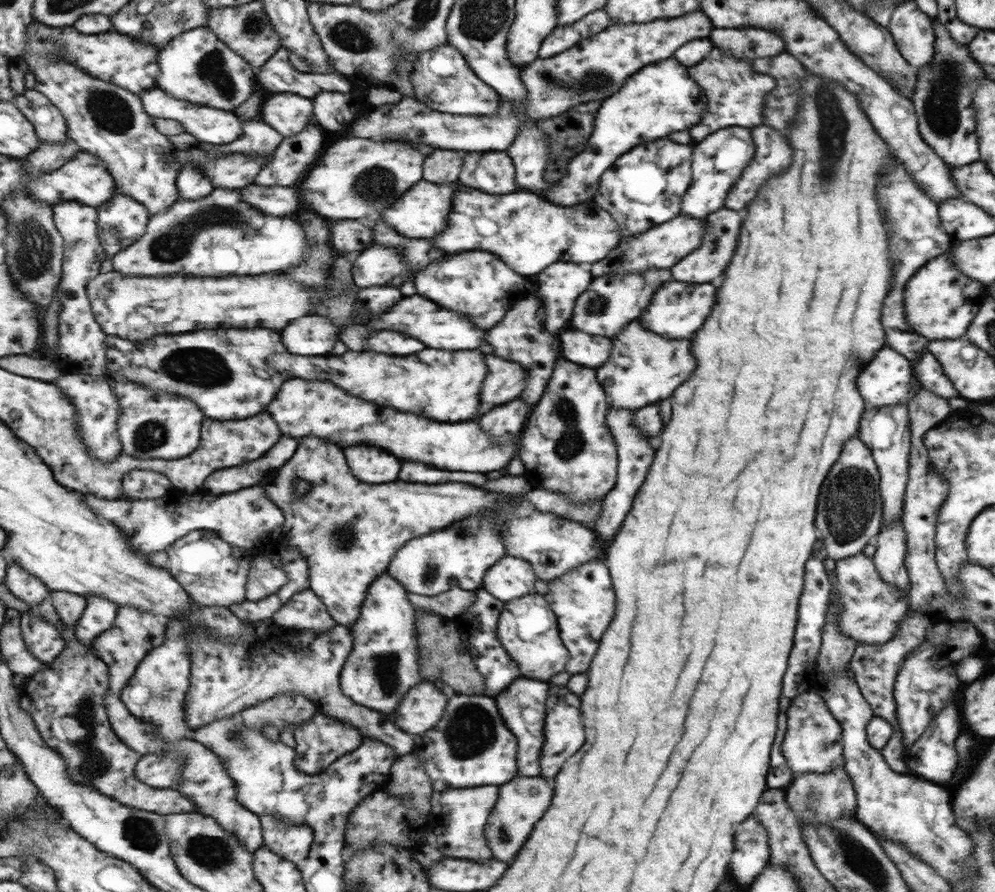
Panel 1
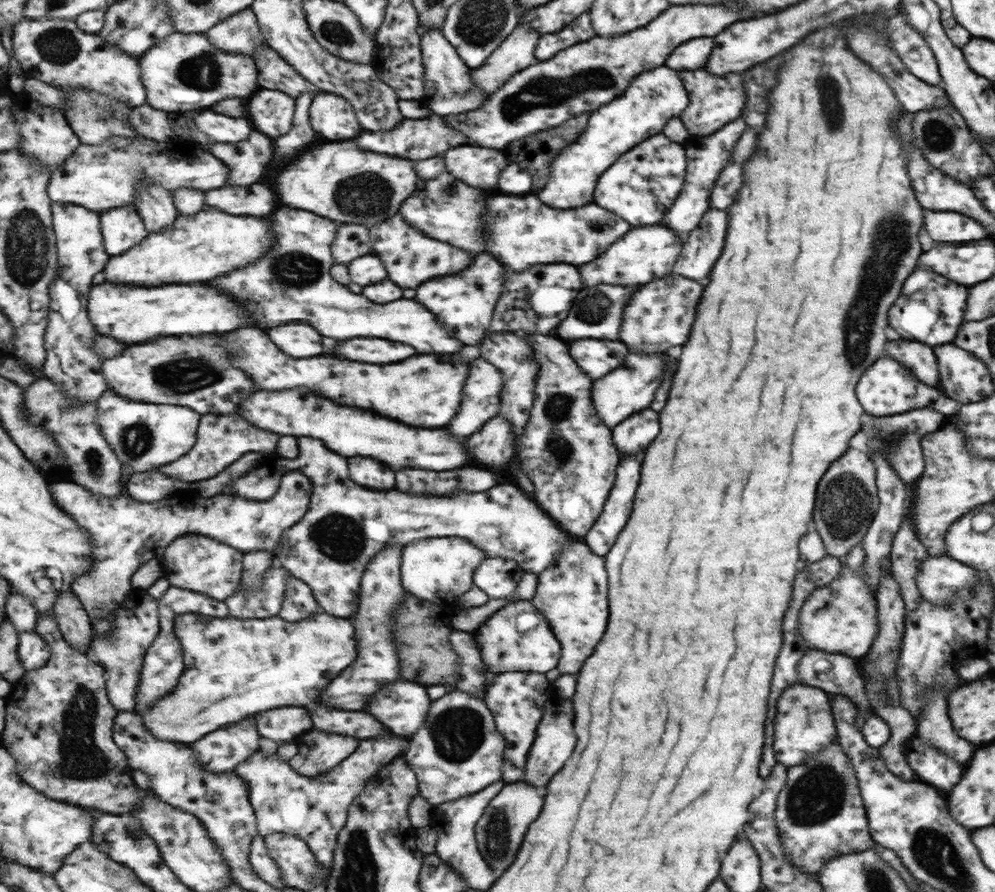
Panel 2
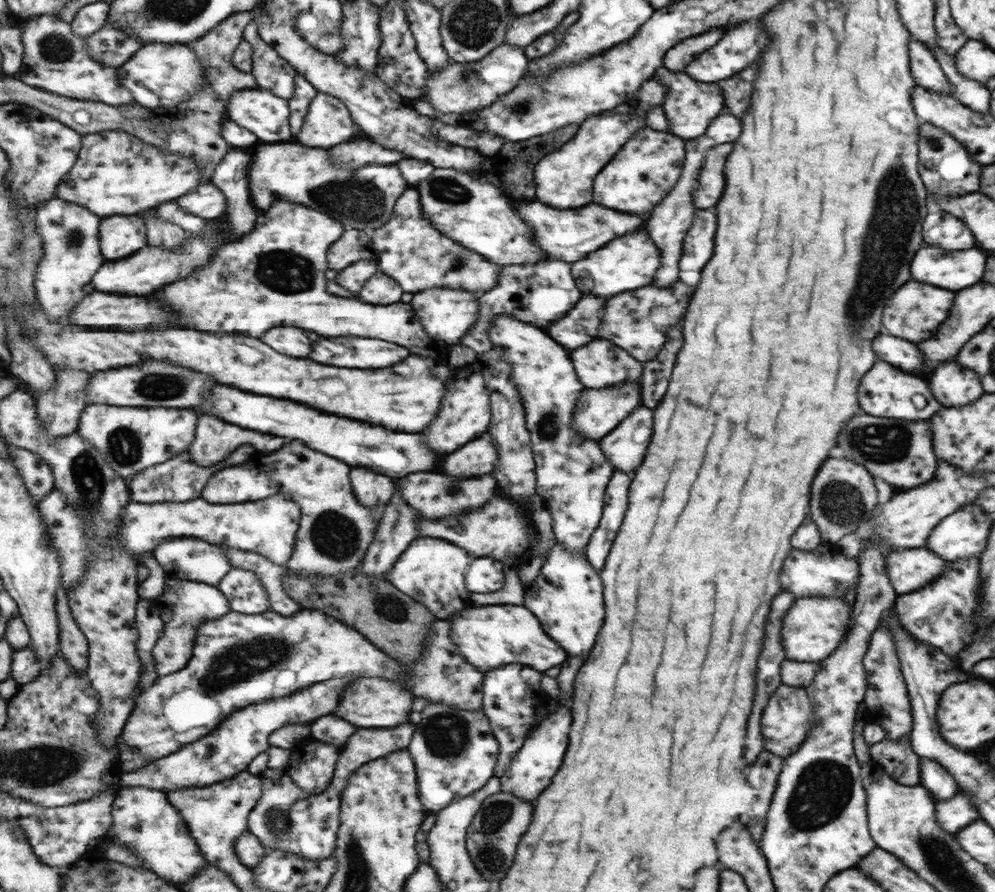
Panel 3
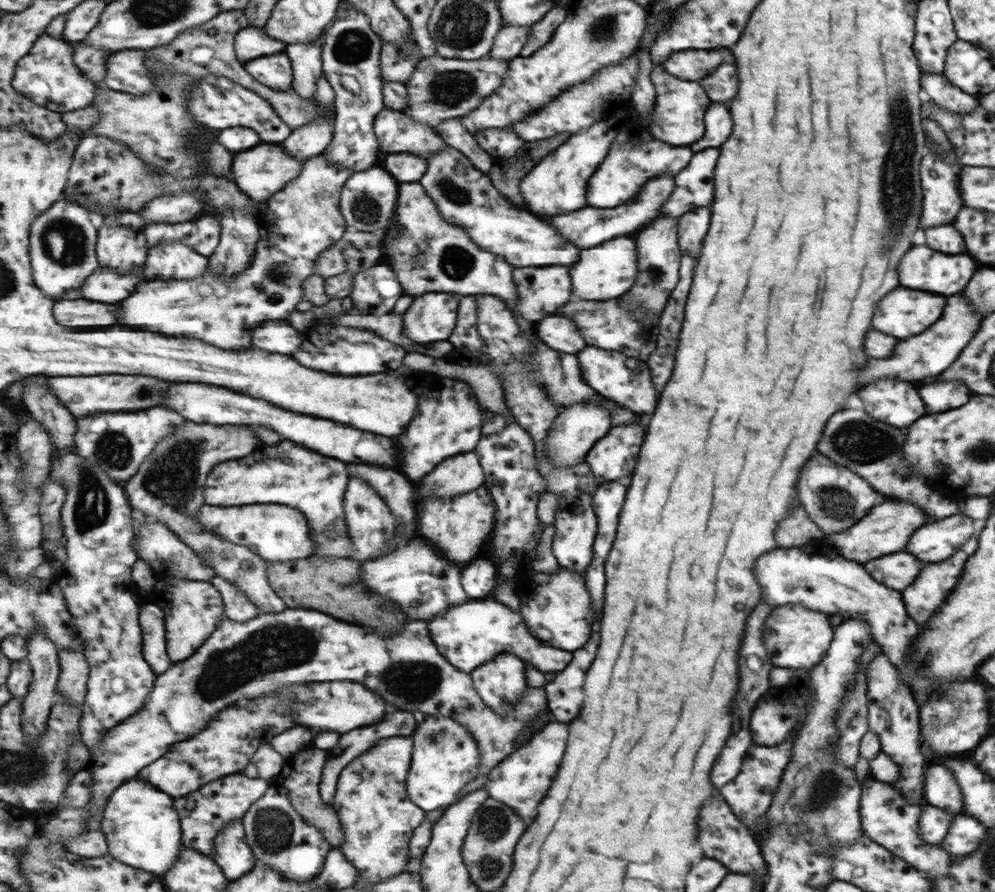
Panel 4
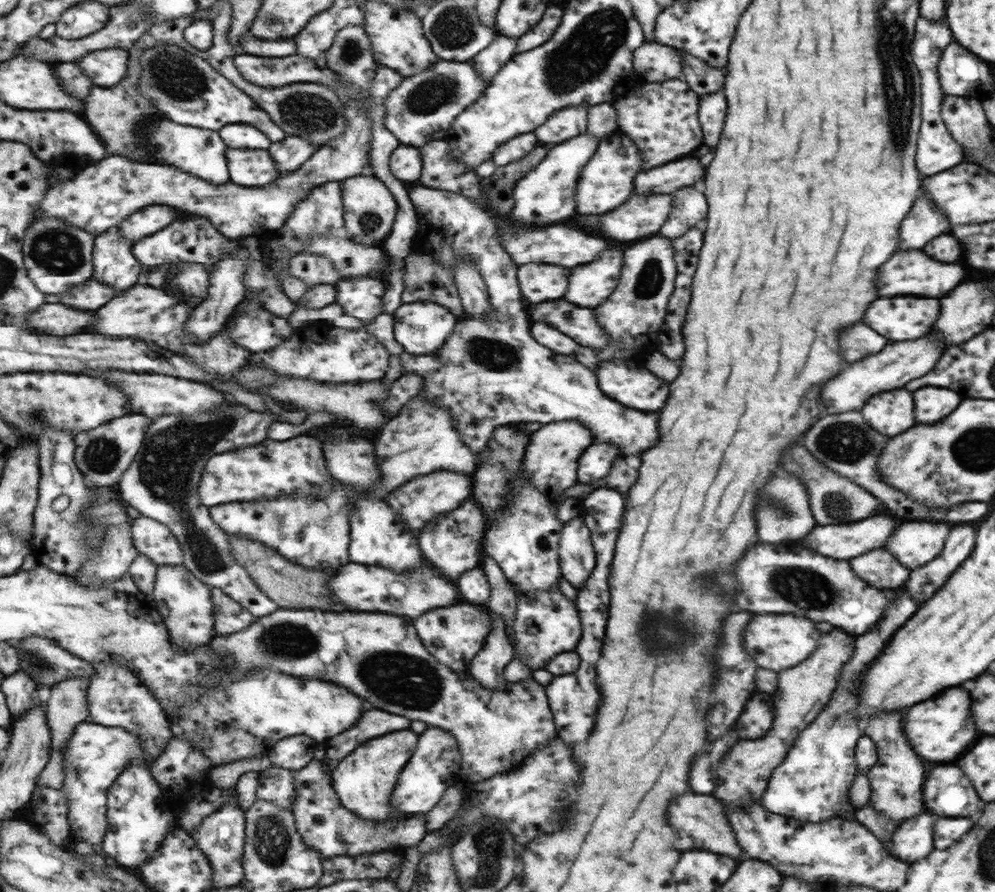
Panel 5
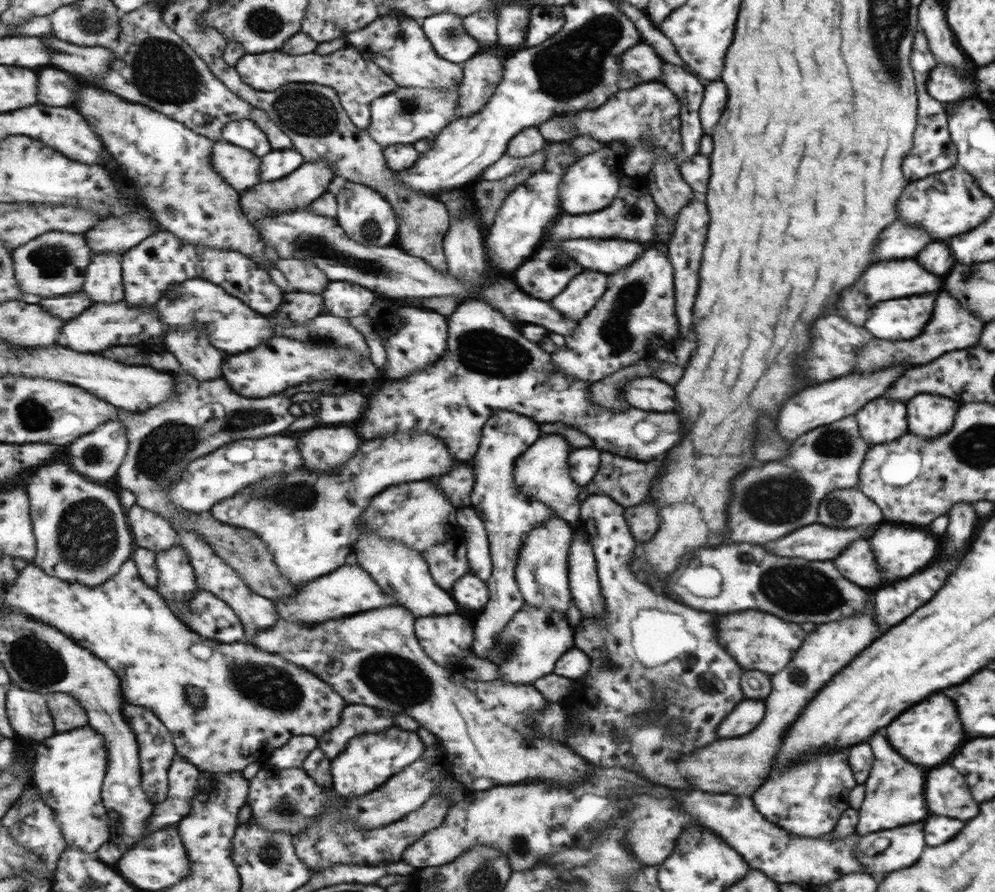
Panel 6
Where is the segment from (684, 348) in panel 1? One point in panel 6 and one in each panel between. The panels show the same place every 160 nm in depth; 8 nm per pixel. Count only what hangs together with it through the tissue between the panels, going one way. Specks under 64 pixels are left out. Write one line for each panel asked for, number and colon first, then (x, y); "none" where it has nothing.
2: (631, 387)
3: (598, 412)
4: (574, 433)
5: (550, 458)
6: (542, 473)

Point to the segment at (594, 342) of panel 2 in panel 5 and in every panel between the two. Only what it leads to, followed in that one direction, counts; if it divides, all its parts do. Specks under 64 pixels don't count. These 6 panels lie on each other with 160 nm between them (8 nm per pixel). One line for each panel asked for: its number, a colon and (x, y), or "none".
3: (602, 364)
4: (626, 381)
5: (638, 389)

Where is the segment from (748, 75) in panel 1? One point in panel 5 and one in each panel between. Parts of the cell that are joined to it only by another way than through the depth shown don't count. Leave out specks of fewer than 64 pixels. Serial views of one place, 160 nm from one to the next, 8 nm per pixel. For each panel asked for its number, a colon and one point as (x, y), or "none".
2: (716, 101)
3: (690, 106)
4: (676, 118)
5: (660, 118)

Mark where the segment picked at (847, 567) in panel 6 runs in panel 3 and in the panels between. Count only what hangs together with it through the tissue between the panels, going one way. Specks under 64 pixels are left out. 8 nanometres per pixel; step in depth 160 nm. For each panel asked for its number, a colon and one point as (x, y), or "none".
3: (907, 570)
4: (896, 571)
5: (878, 568)

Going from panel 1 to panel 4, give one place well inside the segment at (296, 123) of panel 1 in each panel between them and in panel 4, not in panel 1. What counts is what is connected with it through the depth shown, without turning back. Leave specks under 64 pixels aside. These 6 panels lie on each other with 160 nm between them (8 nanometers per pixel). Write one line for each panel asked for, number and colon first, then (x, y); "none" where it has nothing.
2: (272, 112)
3: (260, 111)
4: (217, 102)

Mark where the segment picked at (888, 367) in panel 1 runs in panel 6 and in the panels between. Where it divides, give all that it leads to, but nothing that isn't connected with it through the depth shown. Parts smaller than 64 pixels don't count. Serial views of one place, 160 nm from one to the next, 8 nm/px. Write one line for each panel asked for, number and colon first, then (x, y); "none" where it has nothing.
2: (888, 389)
3: (887, 392)
4: (896, 403)
5: (890, 413)
6: (882, 420)

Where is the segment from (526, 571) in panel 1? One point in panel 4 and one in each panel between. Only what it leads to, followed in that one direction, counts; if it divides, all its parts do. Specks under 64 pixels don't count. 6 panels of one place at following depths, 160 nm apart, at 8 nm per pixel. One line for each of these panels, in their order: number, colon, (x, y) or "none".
2: (498, 578)
3: (483, 575)
4: (479, 578)

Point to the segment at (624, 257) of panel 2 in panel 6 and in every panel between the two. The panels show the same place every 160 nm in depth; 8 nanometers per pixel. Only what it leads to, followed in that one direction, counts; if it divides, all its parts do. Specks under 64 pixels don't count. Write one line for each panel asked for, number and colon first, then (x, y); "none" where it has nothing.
3: (631, 261)
4: (608, 271)
5: (589, 282)
6: (581, 295)

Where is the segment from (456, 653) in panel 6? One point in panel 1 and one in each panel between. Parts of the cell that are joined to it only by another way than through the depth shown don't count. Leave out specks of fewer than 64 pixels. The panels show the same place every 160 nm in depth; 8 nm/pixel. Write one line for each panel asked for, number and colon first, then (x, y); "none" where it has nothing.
1: (527, 630)
2: (515, 638)
3: (490, 636)
4: (468, 635)
5: (453, 635)

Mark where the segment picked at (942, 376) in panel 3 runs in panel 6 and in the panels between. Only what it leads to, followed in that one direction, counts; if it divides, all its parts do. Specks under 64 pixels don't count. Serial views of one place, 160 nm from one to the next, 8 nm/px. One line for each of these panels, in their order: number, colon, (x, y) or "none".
4: (940, 396)
5: (933, 404)
6: (929, 415)

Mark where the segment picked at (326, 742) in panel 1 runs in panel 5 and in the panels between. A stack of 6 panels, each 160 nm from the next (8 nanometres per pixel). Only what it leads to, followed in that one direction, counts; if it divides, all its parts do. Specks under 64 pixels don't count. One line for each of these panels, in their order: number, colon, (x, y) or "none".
2: (320, 751)
3: (313, 766)
4: (303, 772)
5: (327, 826)

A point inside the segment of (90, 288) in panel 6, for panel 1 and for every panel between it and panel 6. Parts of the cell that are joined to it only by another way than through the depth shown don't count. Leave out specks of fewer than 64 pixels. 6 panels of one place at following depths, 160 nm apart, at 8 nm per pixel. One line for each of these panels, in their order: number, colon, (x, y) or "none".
1: (123, 220)
2: (123, 228)
3: (120, 236)
4: (123, 243)
5: (115, 263)

